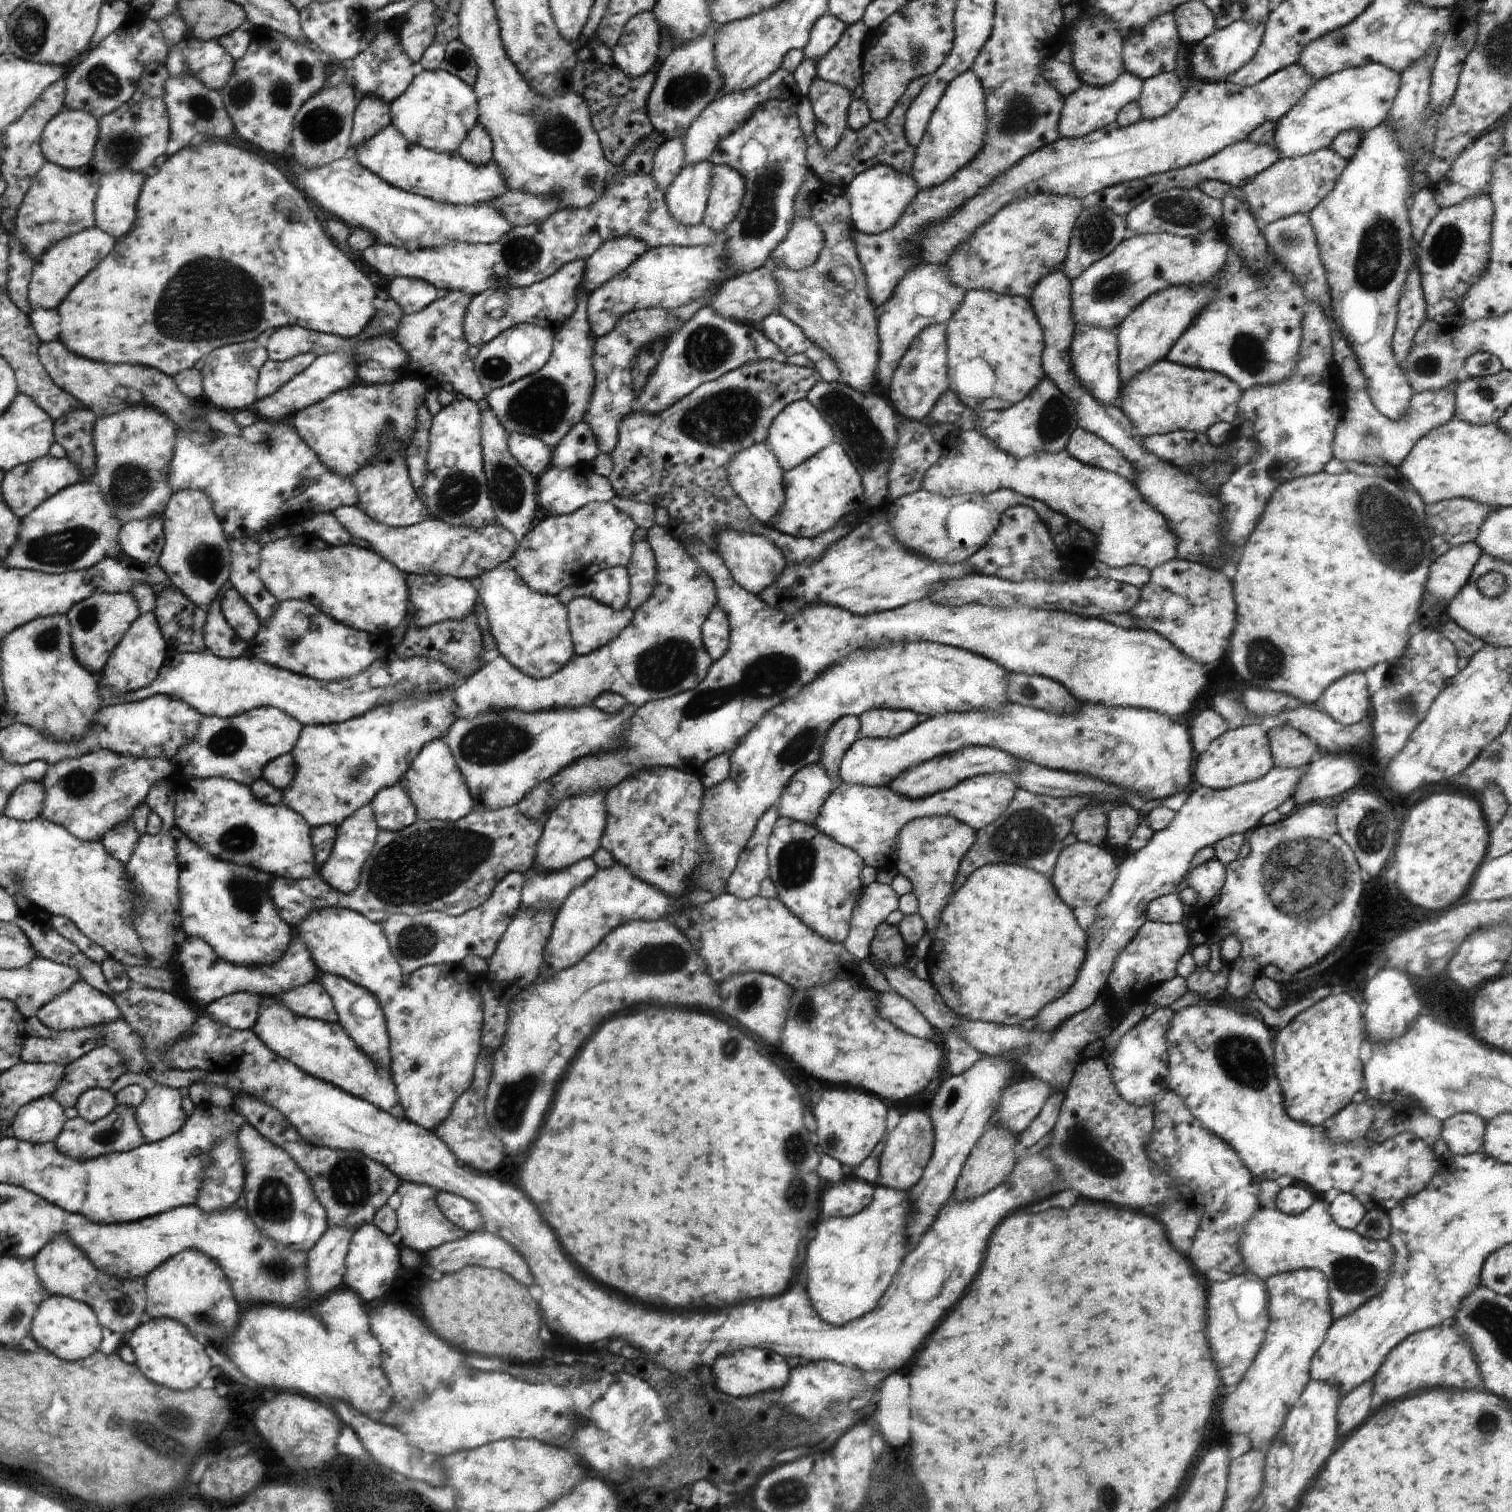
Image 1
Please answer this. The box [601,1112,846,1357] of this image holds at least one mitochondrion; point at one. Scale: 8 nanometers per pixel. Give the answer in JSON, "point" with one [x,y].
{"point":[797,1193]}

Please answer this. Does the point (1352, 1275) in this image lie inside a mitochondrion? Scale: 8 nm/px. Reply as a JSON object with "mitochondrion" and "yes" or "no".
{"mitochondrion":"yes"}

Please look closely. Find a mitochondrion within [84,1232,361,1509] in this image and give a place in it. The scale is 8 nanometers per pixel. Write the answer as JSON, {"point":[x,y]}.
{"point":[169,1419]}

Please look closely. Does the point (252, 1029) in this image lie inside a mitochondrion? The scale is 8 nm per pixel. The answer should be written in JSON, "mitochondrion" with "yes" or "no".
{"mitochondrion":"no"}

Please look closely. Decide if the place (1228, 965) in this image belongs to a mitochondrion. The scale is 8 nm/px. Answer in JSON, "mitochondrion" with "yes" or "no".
{"mitochondrion":"no"}

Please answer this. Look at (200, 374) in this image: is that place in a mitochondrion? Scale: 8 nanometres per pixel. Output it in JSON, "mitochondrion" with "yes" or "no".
{"mitochondrion":"no"}

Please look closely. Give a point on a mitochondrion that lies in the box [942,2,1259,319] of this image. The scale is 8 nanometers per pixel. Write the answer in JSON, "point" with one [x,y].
{"point":[1020,115]}

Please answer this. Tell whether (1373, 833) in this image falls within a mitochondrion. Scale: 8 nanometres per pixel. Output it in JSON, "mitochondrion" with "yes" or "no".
{"mitochondrion":"yes"}

